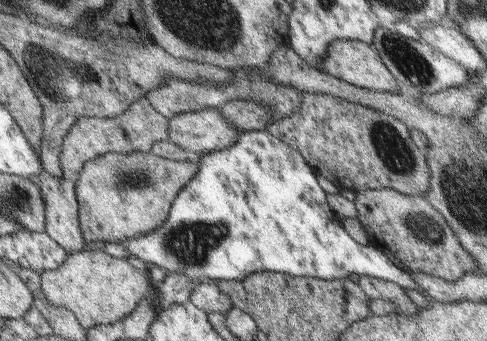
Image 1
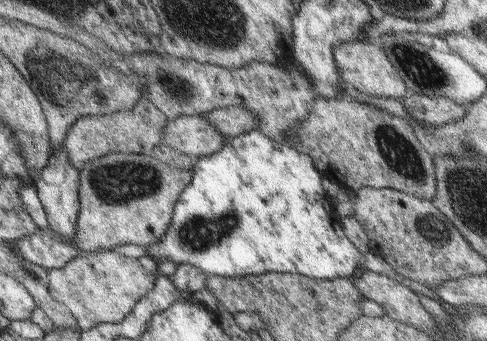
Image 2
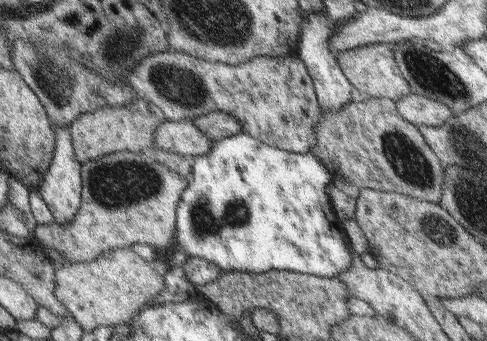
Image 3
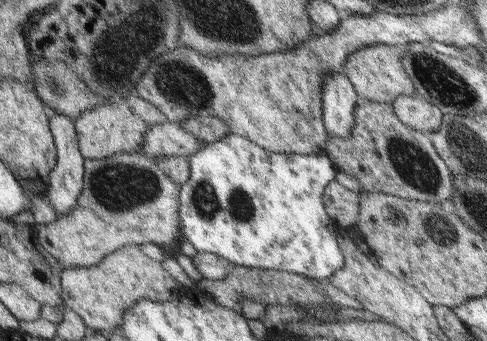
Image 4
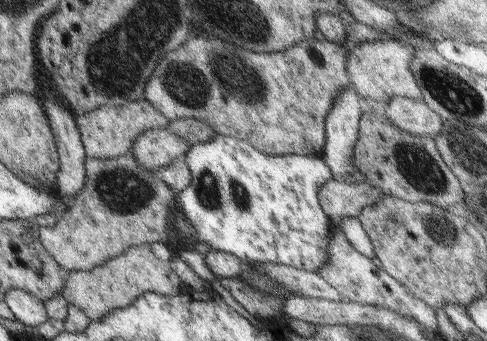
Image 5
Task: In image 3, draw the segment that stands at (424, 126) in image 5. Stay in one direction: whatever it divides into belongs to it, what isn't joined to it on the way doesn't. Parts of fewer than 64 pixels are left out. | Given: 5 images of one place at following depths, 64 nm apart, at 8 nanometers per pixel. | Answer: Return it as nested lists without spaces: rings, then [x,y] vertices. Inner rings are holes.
[[[407,94],[403,98],[399,98],[395,102],[397,112],[401,114],[401,118],[405,118],[411,124],[423,124],[423,126],[441,126],[443,122],[453,122],[453,118],[457,116],[449,106],[445,106],[443,102],[435,102],[429,100],[425,96],[419,94]]]

